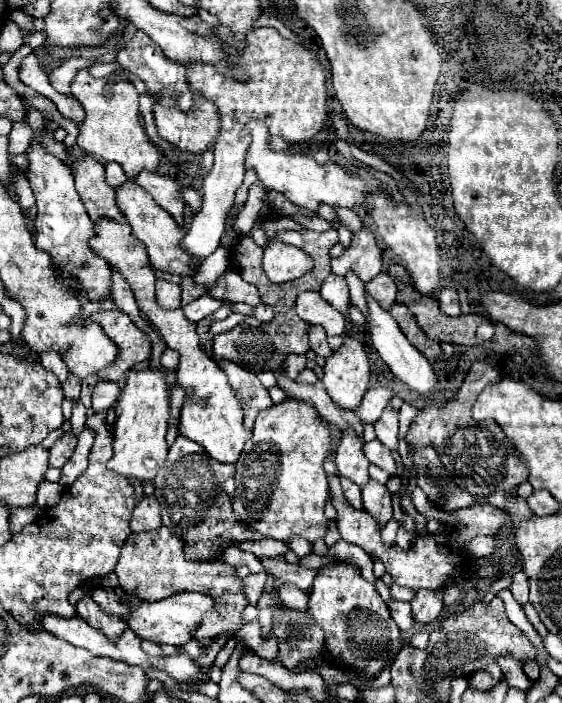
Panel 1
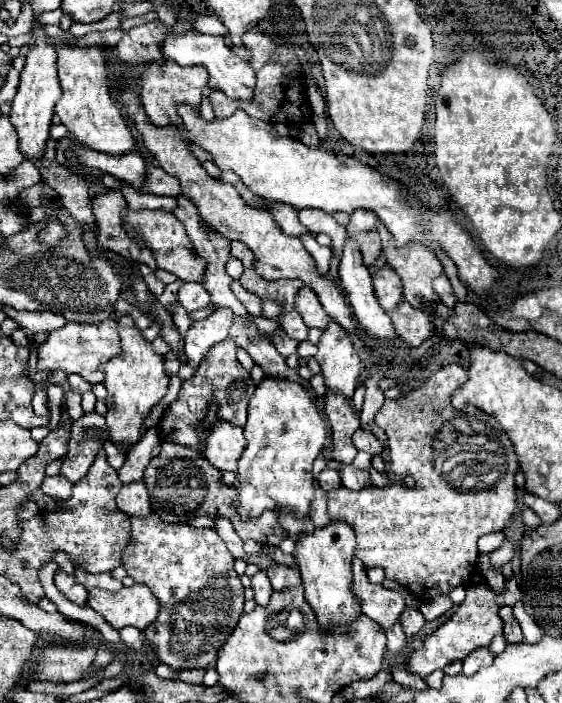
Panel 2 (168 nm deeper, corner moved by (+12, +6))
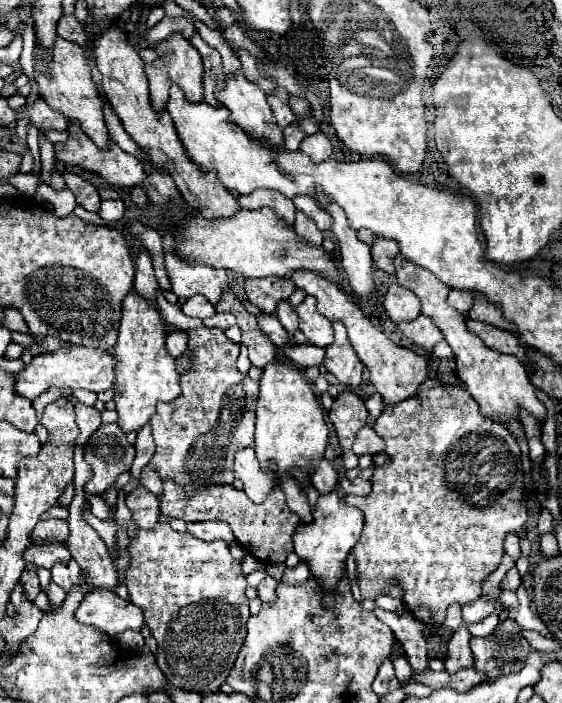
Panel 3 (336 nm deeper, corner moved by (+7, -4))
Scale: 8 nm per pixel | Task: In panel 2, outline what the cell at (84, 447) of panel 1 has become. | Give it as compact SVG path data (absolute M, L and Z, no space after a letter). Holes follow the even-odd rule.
M90 412L90 414L84 414L80 420L72 422L68 456L64 456L60 474L66 476L70 482L78 482L80 478L84 478L98 450L104 448L106 440L110 440L110 434L108 434L104 416Z

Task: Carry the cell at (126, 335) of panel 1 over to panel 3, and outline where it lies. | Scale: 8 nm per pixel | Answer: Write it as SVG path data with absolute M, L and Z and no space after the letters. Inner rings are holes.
M67 344L55 352L43 352L37 354L27 368L17 374L15 378L15 392L33 400L47 388L85 388L91 392L103 392L109 390L115 382L115 362L117 358L109 350L95 350L87 346L73 346Z

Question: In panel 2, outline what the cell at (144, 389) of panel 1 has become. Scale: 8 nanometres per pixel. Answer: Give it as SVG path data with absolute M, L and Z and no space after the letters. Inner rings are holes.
M122 314L120 318L116 318L116 322L118 322L118 334L122 338L122 352L116 354L104 366L104 374L106 374L104 386L108 390L106 424L110 430L112 442L122 450L124 448L122 442L128 440L130 444L136 444L140 440L144 416L148 416L150 408L166 396L170 376L164 370L164 356L154 352L152 344L142 336L142 330L134 326L132 316Z

